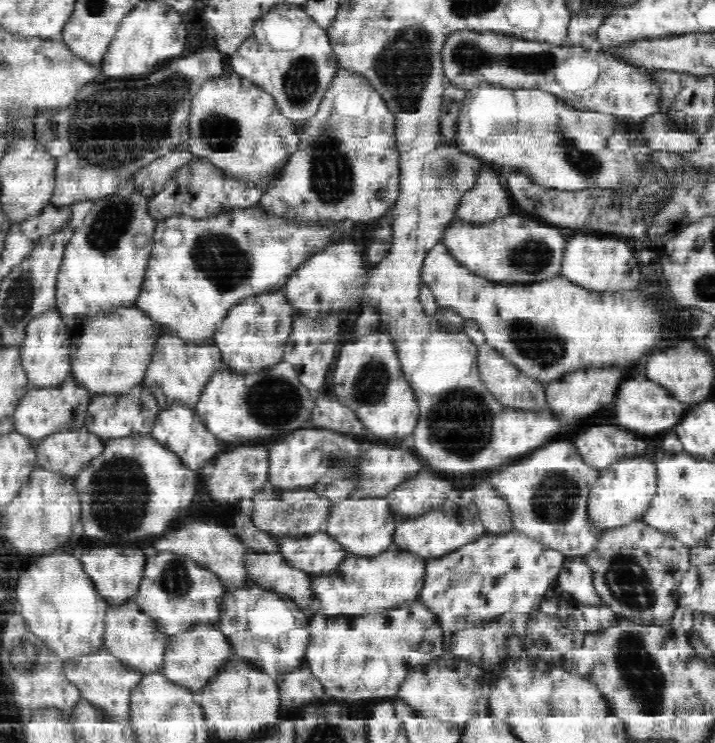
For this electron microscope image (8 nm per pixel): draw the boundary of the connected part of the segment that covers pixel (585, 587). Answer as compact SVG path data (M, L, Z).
M584 557L566 558L557 576L559 585L569 596L584 604L598 604L599 594L594 584L594 571Z

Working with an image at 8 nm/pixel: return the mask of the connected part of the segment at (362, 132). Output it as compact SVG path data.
M338 63L316 114L299 127L302 130L299 129L298 152L290 158L280 176L267 185L258 203L274 214L298 220L329 217L363 222L381 221L393 209L399 197L399 150L394 113L370 79Z

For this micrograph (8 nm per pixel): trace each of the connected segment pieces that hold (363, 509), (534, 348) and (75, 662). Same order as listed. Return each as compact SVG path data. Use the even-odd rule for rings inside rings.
M352 496L336 499L331 502L326 520L326 532L337 540L348 553L360 556L374 556L384 552L393 543L395 522L398 519L384 496Z
M443 240L438 241L426 255L421 280L425 287L432 290L440 307L454 310L465 319L474 320L486 336L488 345L492 345L528 376L544 385L561 379L569 372L590 366L631 366L648 353L649 348L657 345L664 335L664 317L656 310L656 304L639 290L618 293L590 291L563 275L532 283L496 283L458 262Z
M105 647L82 656L68 656L63 659L63 665L66 676L78 686L81 696L85 696L92 704L103 708L112 716L129 722L130 694L143 675L142 672L124 664Z

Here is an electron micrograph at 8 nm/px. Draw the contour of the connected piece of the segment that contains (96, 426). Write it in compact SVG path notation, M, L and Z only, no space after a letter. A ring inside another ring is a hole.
M142 381L126 392L92 394L90 401L85 416L85 425L90 429L90 432L101 436L103 440L122 438L122 436L130 436L130 434L138 434L138 432L150 435L155 416L161 410L157 406L154 393Z

